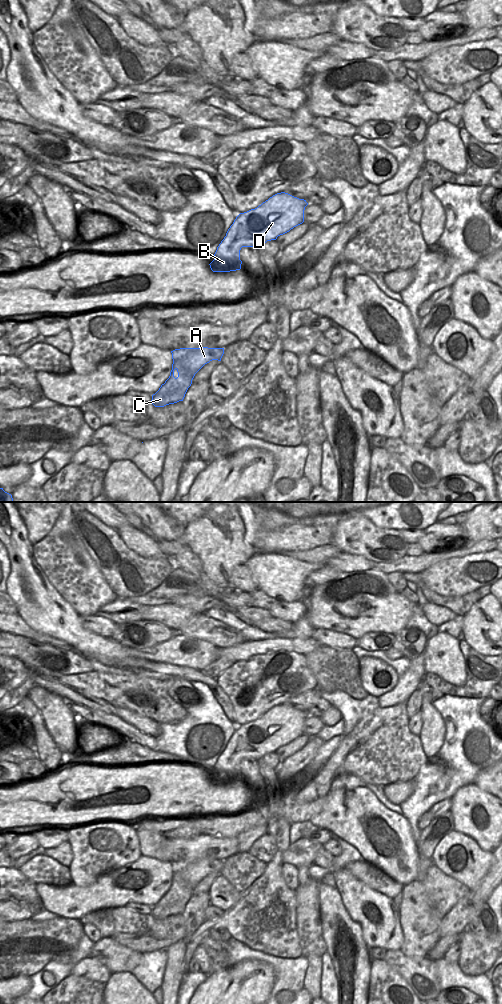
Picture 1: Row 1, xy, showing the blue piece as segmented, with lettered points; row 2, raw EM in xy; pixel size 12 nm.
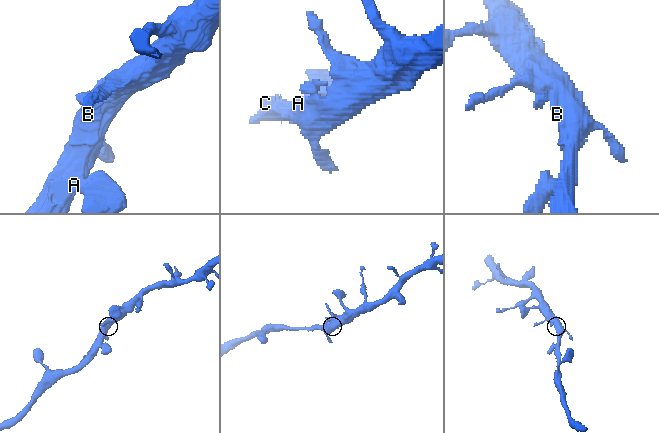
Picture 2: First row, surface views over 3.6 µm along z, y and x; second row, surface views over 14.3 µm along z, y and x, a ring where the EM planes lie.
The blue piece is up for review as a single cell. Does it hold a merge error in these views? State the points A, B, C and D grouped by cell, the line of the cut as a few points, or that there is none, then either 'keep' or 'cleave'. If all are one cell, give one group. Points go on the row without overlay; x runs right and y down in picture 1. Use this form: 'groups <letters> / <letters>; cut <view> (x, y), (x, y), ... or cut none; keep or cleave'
groups A B C D; cut none; keep

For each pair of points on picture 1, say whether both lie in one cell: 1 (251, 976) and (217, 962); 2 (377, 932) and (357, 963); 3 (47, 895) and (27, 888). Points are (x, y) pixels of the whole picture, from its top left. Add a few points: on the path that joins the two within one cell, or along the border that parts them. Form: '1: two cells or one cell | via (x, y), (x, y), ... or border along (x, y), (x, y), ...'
1: two cells | border along (233, 965), (209, 974)
2: two cells | border along (359, 925), (363, 941), (368, 947)
3: two cells | border along (35, 884), (35, 890), (44, 908)

